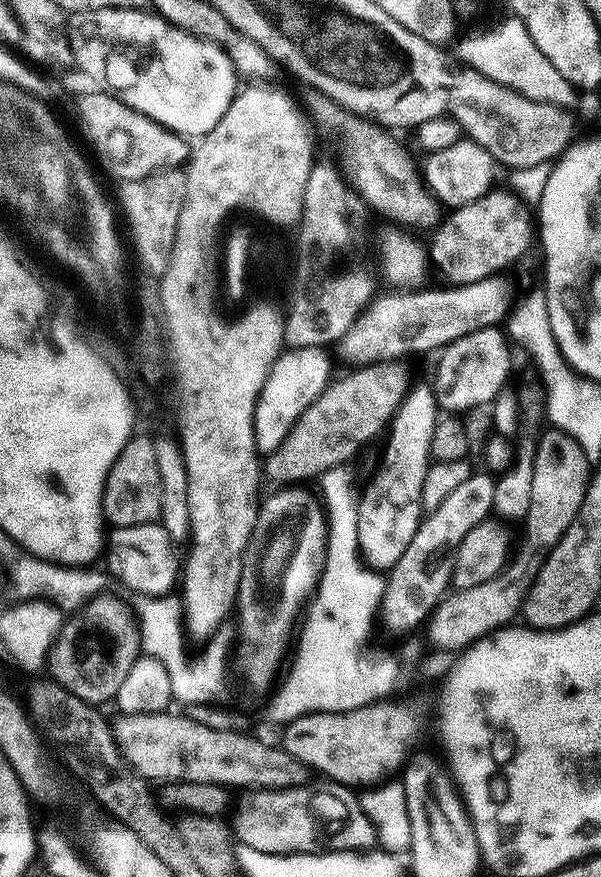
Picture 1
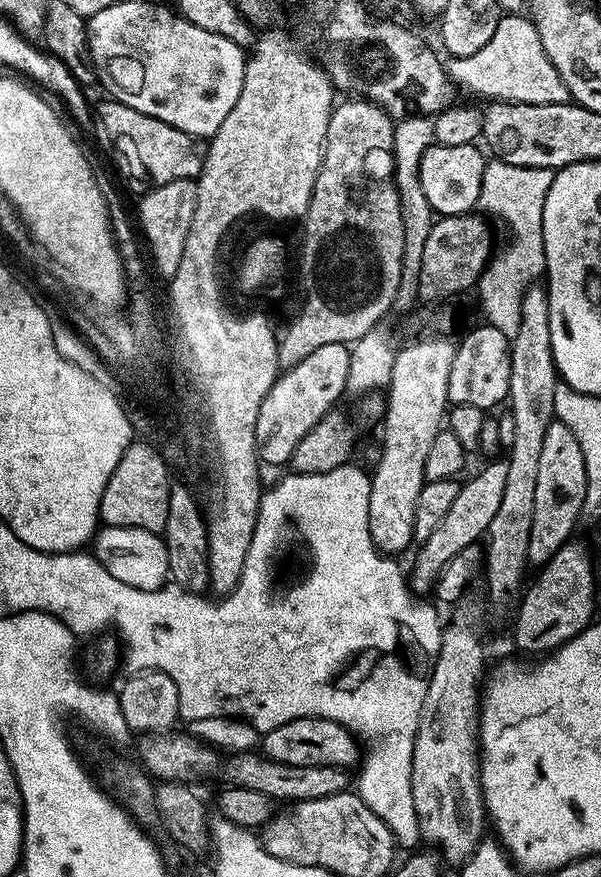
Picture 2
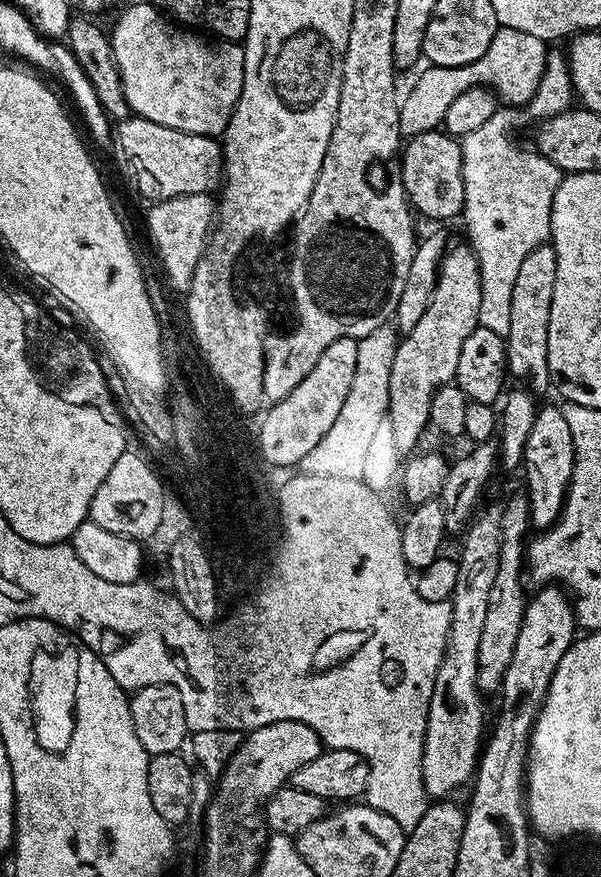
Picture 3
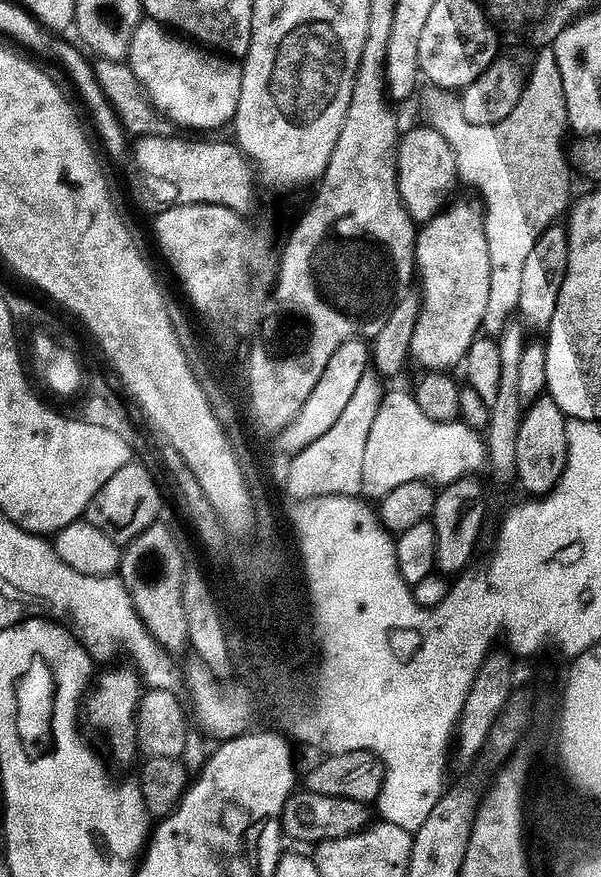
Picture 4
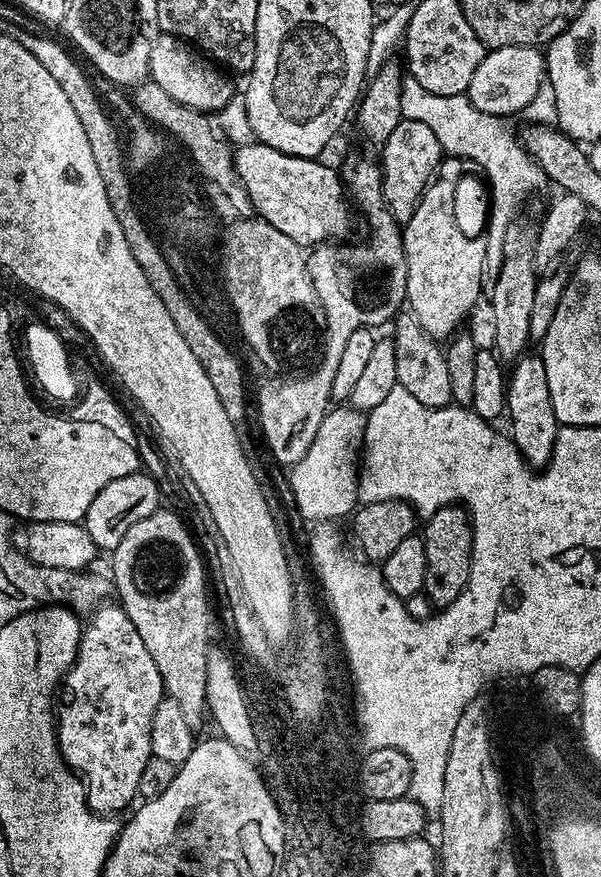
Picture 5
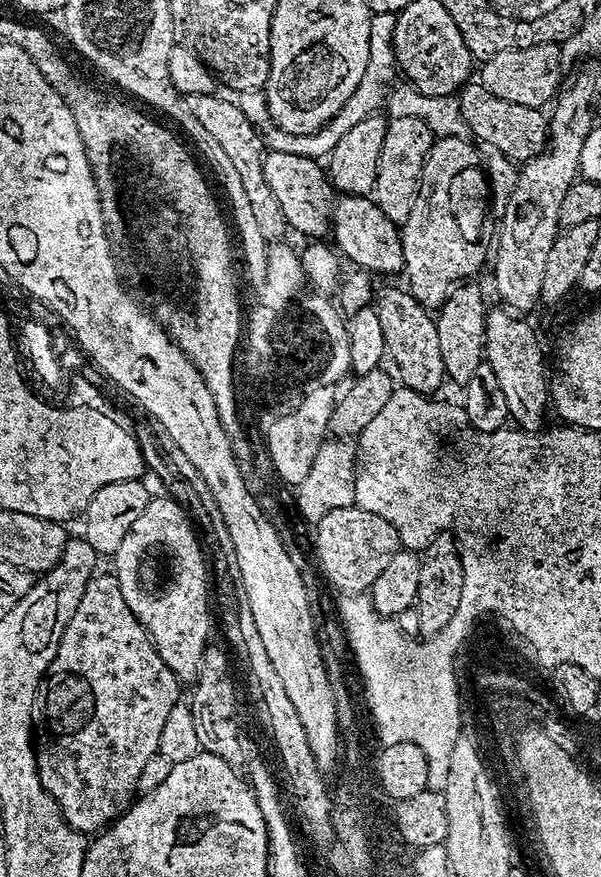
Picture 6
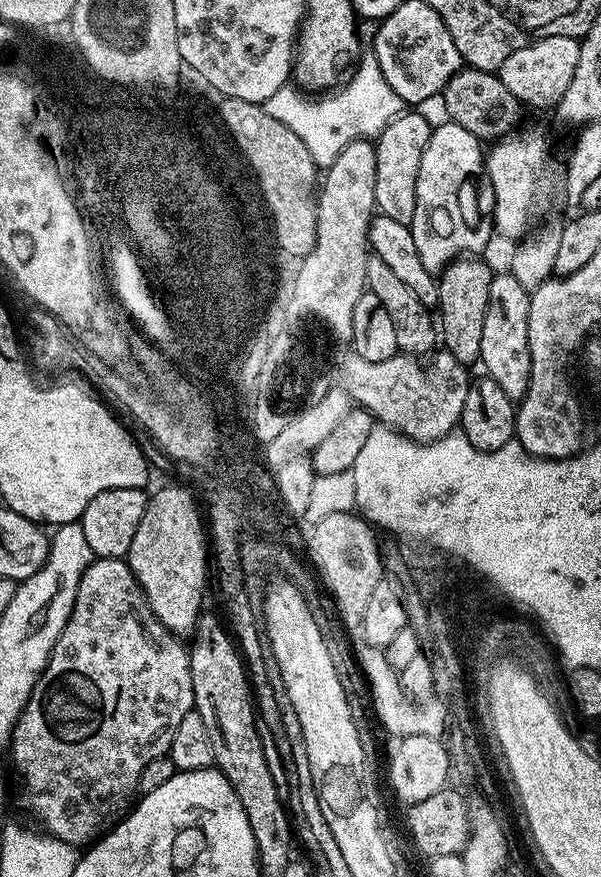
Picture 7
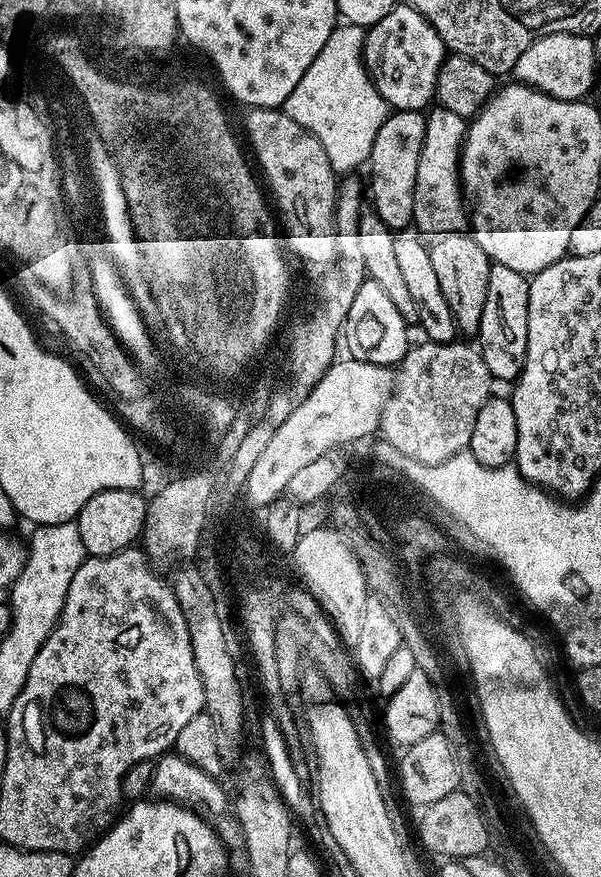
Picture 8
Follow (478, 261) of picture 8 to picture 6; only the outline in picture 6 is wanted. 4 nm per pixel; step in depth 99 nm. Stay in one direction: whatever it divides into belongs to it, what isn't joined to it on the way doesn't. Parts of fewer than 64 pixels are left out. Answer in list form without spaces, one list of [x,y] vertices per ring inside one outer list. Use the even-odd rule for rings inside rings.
[[[461,282],[453,288],[446,302],[435,313],[438,326],[438,343],[442,353],[445,377],[456,386],[470,382],[479,364],[485,363],[484,343],[486,338],[486,318],[489,305],[484,304],[484,292],[476,282]]]

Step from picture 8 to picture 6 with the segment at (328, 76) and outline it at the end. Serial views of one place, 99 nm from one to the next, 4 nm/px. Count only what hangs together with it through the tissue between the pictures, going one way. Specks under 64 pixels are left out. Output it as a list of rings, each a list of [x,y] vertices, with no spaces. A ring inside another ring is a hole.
[[[378,12],[373,15],[370,22],[370,62],[366,62],[366,74],[362,74],[362,82],[358,82],[358,90],[350,94],[350,102],[338,110],[338,114],[329,124],[323,124],[317,132],[302,135],[298,138],[300,144],[316,144],[315,155],[320,158],[327,157],[338,146],[342,134],[347,134],[353,126],[358,126],[362,118],[377,115],[386,109],[389,117],[405,116],[406,118],[421,118],[430,126],[435,137],[465,137],[469,131],[465,120],[462,118],[460,101],[456,96],[427,96],[417,88],[412,87],[403,75],[398,71],[396,55],[392,39],[394,38],[394,26],[396,25],[396,13]]]

